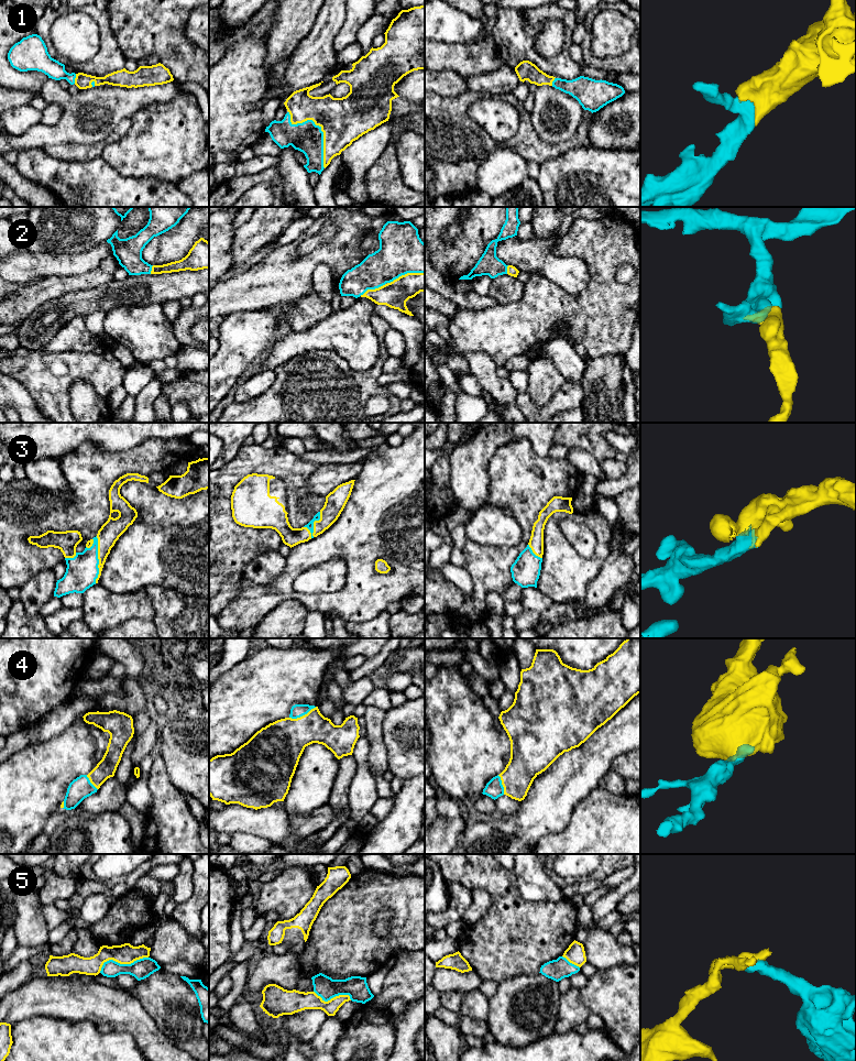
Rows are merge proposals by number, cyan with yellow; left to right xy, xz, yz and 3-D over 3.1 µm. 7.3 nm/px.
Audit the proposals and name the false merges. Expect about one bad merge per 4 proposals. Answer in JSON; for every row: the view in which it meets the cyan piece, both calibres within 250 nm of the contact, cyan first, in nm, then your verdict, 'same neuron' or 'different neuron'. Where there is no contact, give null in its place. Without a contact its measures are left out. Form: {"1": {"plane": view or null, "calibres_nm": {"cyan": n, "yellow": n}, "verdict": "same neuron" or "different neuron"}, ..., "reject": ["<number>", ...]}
{"1": {"plane": "xz", "calibres_nm": {"cyan": 220, "yellow": 340}, "verdict": "same neuron"}, "2": {"plane": "xz", "calibres_nm": {"cyan": 320, "yellow": 190}, "verdict": "same neuron"}, "3": {"plane": "xy", "calibres_nm": {"cyan": 240, "yellow": 150}, "verdict": "same neuron"}, "4": {"plane": "xz", "calibres_nm": {"cyan": 100, "yellow": 320}, "verdict": "same neuron"}, "5": {"plane": "xy", "calibres_nm": {"cyan": 150, "yellow": 150}, "verdict": "different neuron"}, "reject": ["5"]}

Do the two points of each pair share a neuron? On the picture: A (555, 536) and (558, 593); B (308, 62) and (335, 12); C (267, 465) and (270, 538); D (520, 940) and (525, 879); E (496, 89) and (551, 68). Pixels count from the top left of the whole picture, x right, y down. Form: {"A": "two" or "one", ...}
{"A": "one", "B": "one", "C": "one", "D": "two", "E": "two"}

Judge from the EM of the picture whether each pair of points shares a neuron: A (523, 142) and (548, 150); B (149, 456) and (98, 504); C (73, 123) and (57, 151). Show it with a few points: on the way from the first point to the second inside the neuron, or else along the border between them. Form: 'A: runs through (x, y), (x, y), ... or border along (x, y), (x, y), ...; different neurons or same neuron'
A: runs through (529, 145), (533, 149), (541, 150); same neuron
B: runs through (132, 461), (122, 462), (98, 488); same neuron
C: border along (87, 144), (56, 143), (46, 144), (42, 148); different neurons

